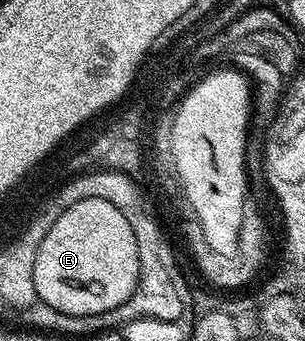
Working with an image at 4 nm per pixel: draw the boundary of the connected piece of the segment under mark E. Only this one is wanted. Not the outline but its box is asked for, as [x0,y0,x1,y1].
[34,198,138,315]

